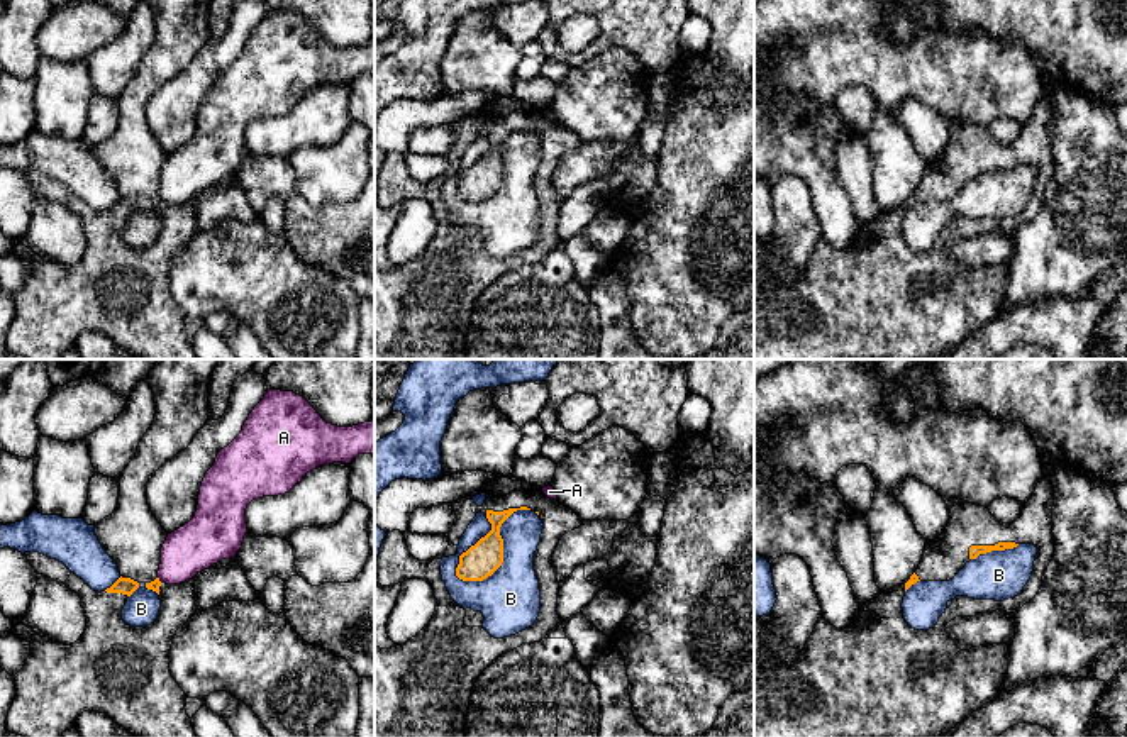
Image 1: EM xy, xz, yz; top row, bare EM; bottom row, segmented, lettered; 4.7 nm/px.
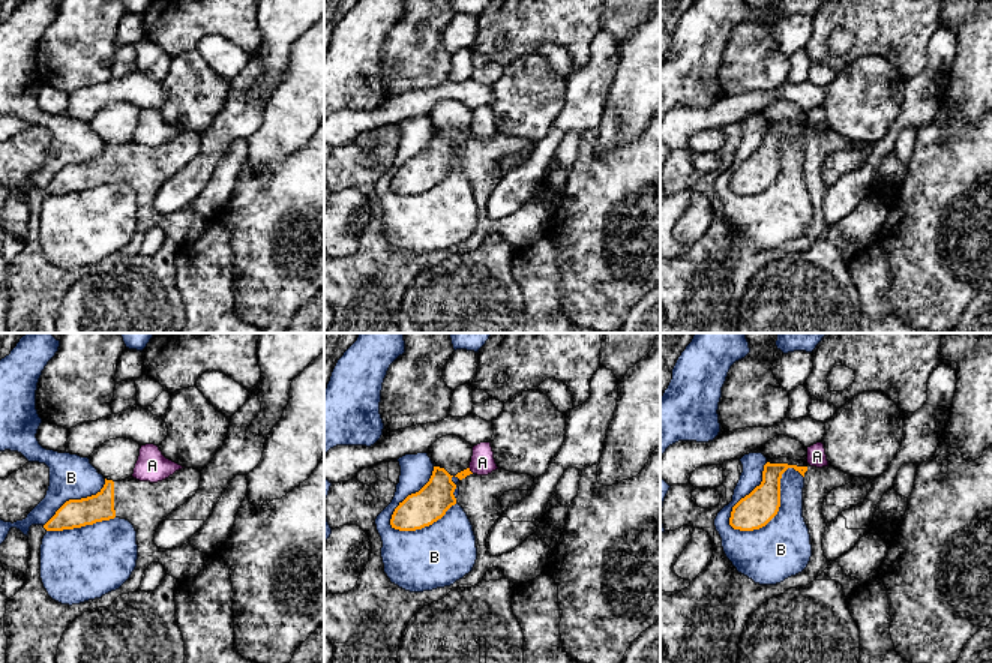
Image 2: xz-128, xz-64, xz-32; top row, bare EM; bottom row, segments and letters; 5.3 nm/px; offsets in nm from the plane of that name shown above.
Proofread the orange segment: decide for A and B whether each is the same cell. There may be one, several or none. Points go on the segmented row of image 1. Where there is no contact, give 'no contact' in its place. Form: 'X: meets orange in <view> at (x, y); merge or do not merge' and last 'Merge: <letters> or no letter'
A: meets orange in xy at (158, 580); do not merge
B: meets orange in xz at (502, 554); do not merge
Merge: no letter

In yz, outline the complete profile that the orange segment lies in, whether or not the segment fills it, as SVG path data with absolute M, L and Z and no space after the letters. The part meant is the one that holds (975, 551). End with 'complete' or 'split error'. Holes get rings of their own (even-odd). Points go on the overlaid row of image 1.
M1044 474L1012 524L1000 524L986 507L969 501L952 507L946 529L934 540L927 540L910 579L863 603L842 629L819 618L793 666L756 668L761 657L761 629L771 622L771 615L754 615L754 737L942 737L990 703L1003 690L1010 646L961 651L946 625L956 617L997 610L1015 613L1039 593L1054 552L1052 507L1054 486ZM1019 544L1037 547L1032 576L1020 595L1003 601L956 596L929 630L915 630L905 622L902 603L912 585L949 581L980 554L1013 549Z | split error

